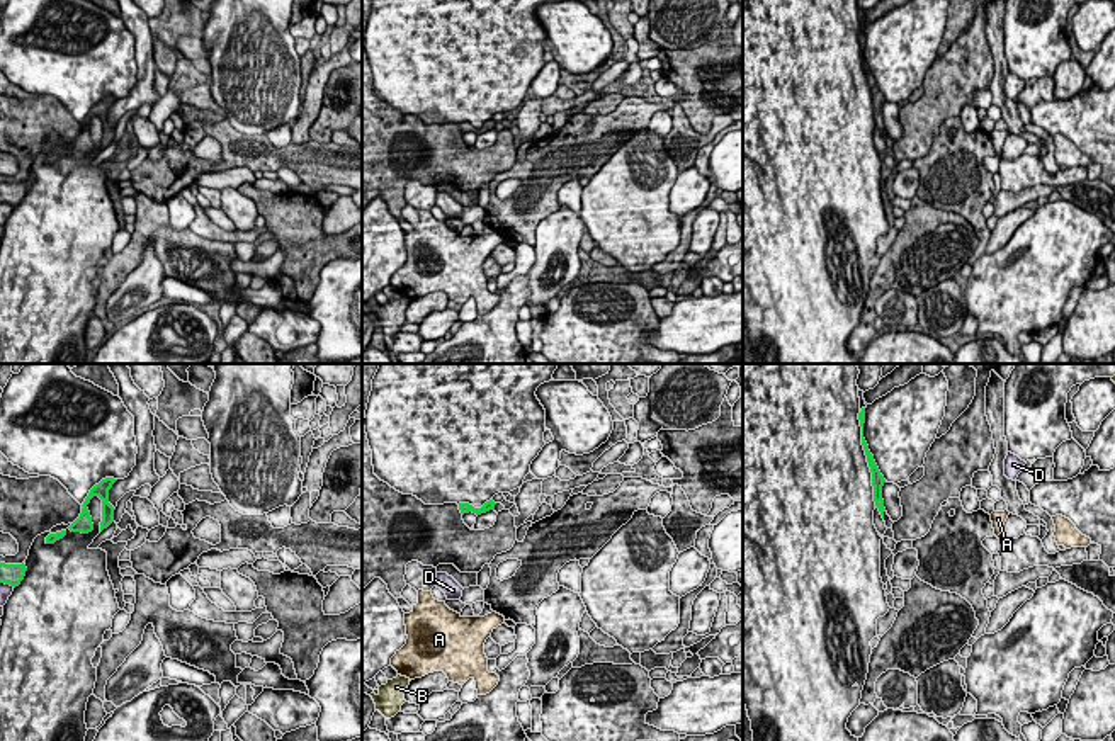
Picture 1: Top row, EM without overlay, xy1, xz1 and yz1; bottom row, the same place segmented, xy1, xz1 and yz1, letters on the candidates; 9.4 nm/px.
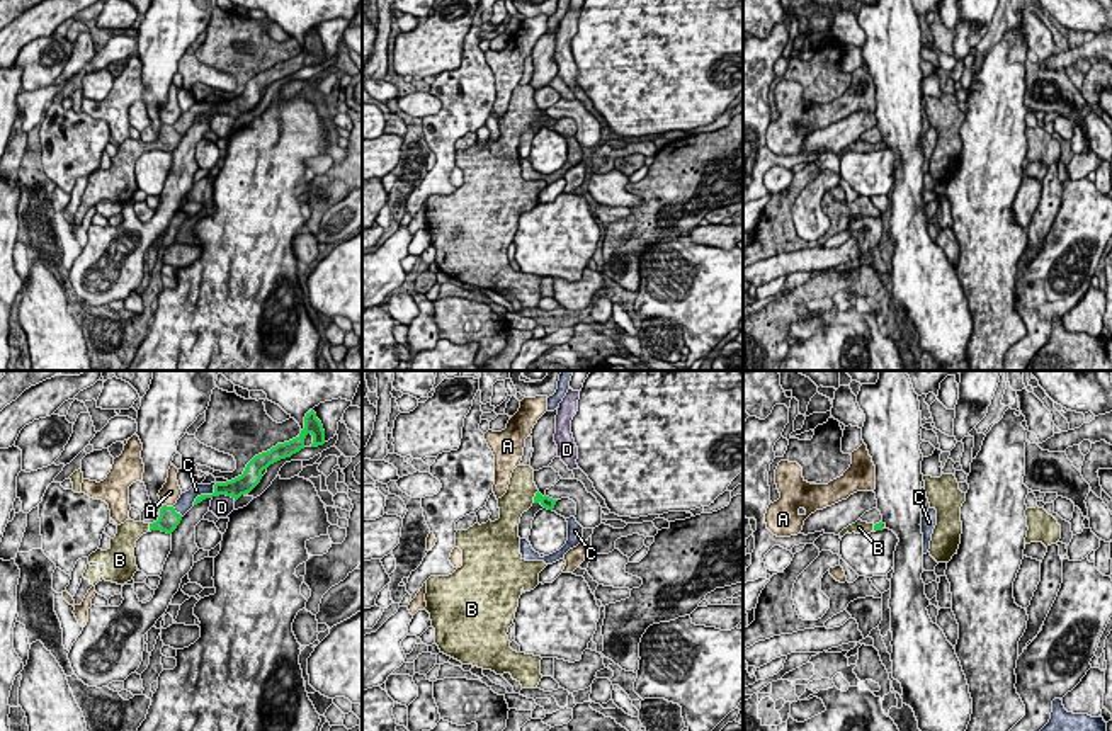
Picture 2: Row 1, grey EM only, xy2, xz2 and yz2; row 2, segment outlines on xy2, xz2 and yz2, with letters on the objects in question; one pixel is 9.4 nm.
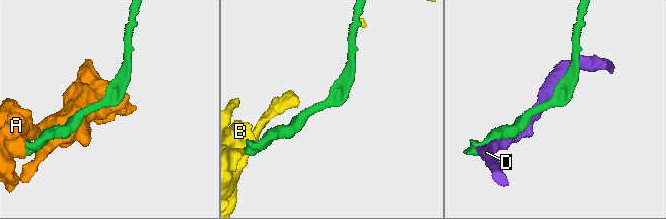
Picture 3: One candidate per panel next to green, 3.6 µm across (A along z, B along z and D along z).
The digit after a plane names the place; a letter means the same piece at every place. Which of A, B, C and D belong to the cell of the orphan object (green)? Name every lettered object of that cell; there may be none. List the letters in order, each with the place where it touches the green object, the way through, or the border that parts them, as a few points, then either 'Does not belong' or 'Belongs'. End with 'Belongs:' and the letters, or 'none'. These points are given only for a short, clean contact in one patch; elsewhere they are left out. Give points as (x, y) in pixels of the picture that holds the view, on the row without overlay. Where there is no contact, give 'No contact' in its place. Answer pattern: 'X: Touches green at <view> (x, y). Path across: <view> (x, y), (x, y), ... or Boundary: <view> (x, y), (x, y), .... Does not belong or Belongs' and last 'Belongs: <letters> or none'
A: Touches green at xy2 (169, 126). Boundary: xy2 (164, 123), (172, 126). Does not belong
B: Touches green at xz2 (534, 116). Path across: xz2 (546, 121), (534, 116), (519, 116). Belongs
C: Touches green at xy2 (206, 114). Does not belong
D: Touches green at xy2 (223, 113). Does not belong
Belongs: B

